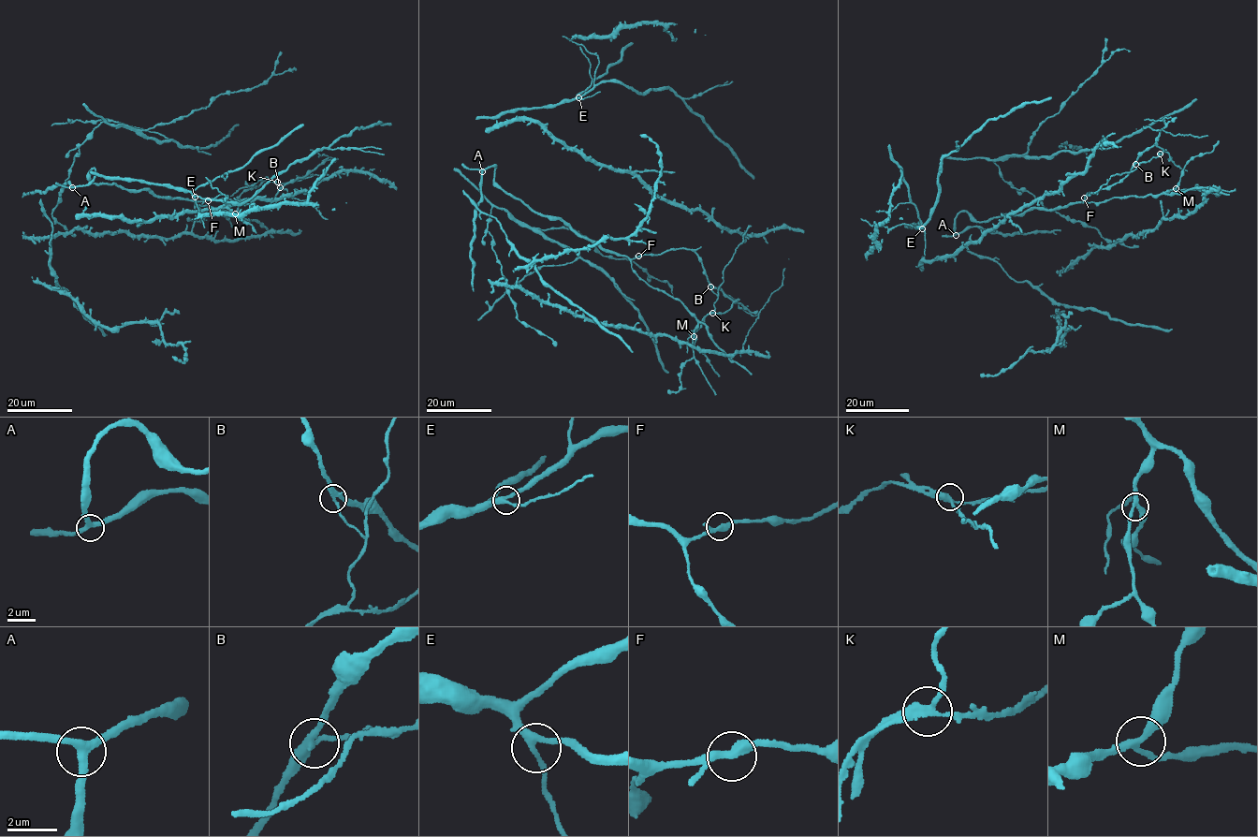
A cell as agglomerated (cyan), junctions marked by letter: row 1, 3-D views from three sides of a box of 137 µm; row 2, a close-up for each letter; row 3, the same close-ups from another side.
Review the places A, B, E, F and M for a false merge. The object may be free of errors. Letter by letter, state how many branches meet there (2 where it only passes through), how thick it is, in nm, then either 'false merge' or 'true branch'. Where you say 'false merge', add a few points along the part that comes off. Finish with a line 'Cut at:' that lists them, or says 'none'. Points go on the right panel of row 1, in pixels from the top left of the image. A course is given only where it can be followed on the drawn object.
A: 3 branches meet; 320 nm thick; true branch
B: 3 branches meet; 320 nm thick; false merge; foreign part runs (1135, 163), (1145, 163), (1141, 162), (1131, 171), (1112, 175), (1094, 192)
E: 3 branches meet; 280 nm thick; true branch
F: 3 branches meet; 300 nm thick; true branch
M: 3 branches meet; 260 nm thick; true branch
Cut at: B

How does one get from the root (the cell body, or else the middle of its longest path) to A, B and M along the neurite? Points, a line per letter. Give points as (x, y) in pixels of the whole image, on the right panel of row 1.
A: (1091, 194), (1063, 207), (1033, 208), (982, 222), (961, 211), (955, 218), (956, 235)
B: (1091, 194), (1118, 183), (1135, 163)
M: (1091, 194), (1084, 196), (1087, 202), (1103, 202), (1119, 197), (1160, 195), (1176, 188)

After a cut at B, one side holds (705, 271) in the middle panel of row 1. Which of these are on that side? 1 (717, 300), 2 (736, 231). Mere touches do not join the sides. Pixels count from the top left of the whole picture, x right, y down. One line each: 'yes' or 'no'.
1: no
2: yes

